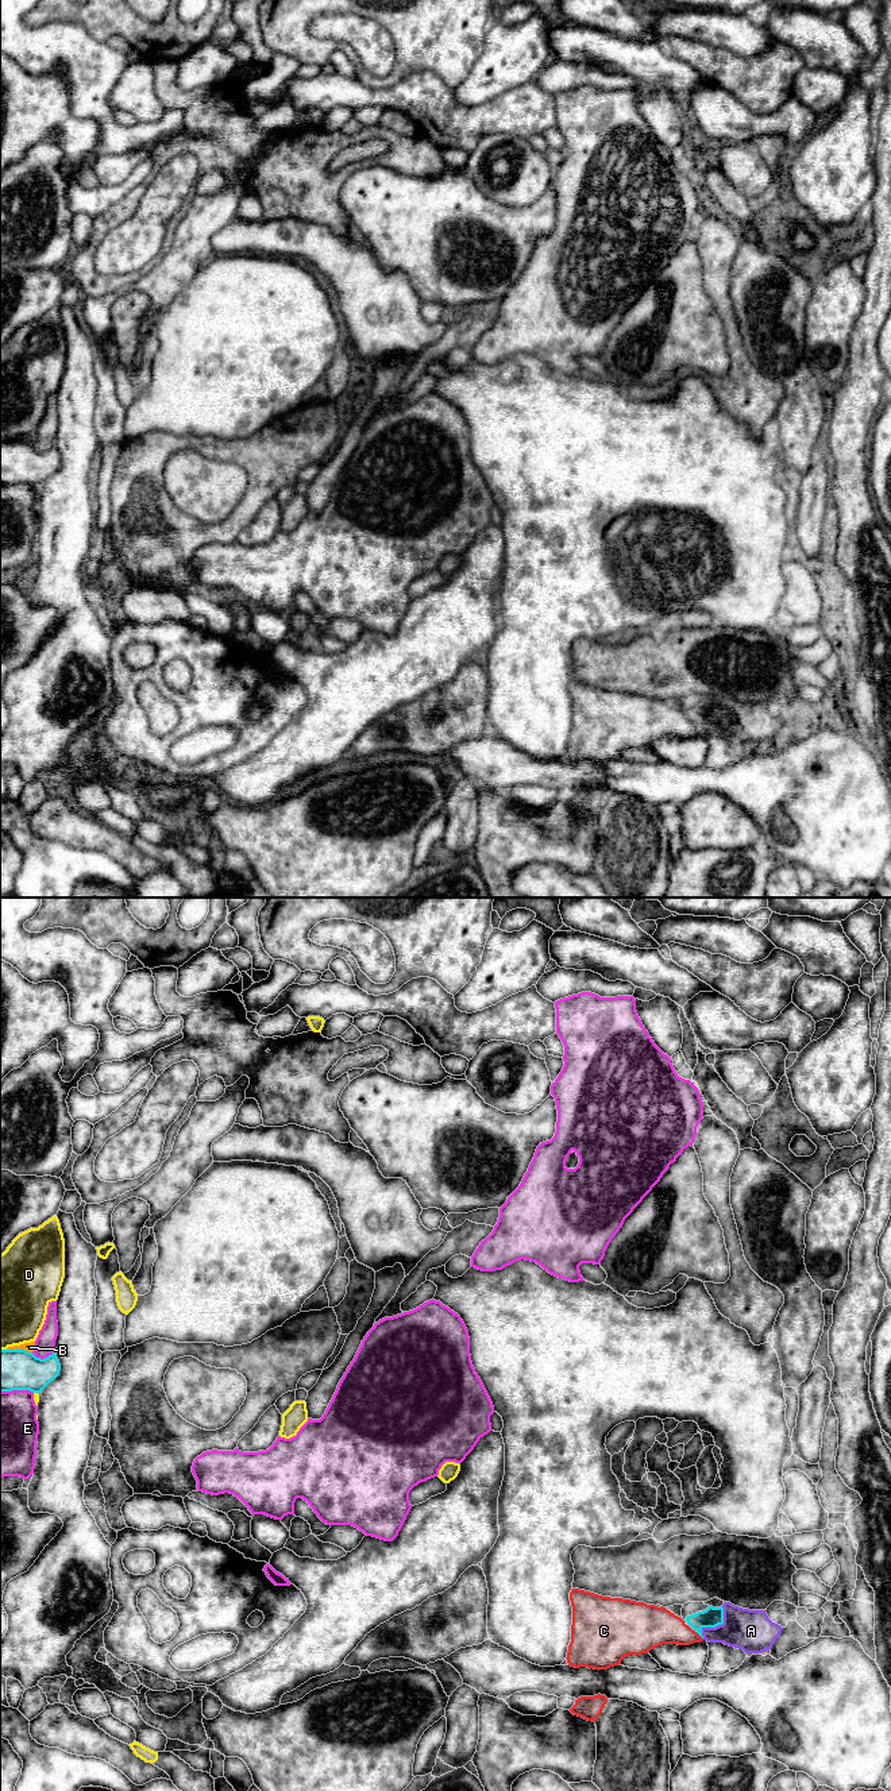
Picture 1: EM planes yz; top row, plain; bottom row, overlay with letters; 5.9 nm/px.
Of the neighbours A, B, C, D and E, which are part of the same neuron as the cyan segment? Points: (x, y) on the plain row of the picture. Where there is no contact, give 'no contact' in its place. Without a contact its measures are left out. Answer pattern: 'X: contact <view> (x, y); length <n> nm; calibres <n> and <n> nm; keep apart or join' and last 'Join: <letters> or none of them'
A: contact yz (716, 718); length 220 nm; calibres 120 and 260 nm; join
B: contact yz (19, 442); length 150 nm; calibres 260 and 60 nm; keep apart
C: contact yz (698, 726); length 80 nm; calibres 120 and 220 nm; keep apart
D: contact yz (3, 443); length 50 nm; calibres 260 and 480 nm; keep apart
E: contact yz (42, 452); length 140 nm; calibres 260 and 120 nm; keep apart
Join: A

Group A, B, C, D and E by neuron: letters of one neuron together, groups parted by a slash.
A / B / C / D / E

